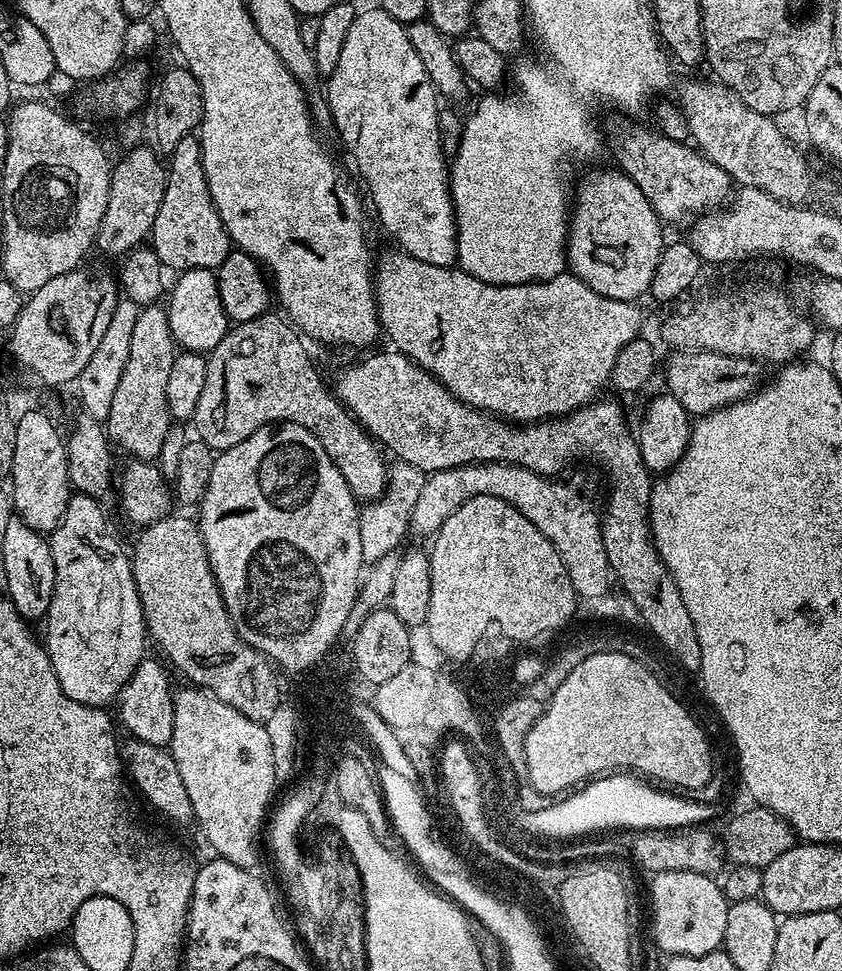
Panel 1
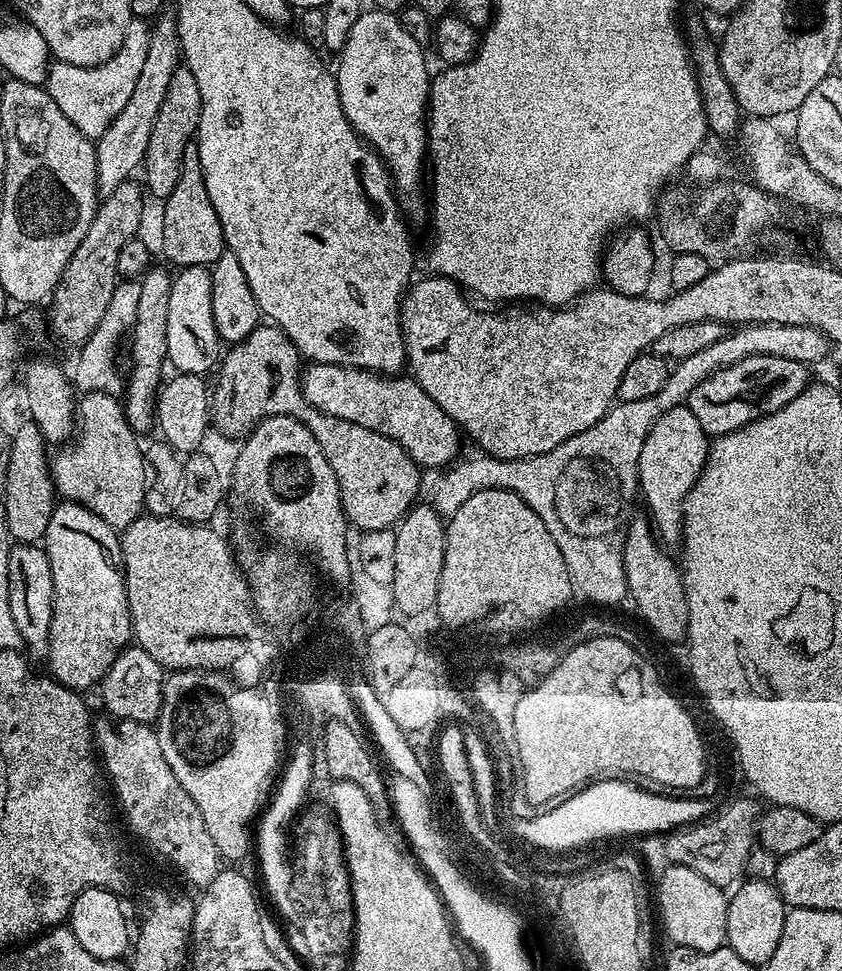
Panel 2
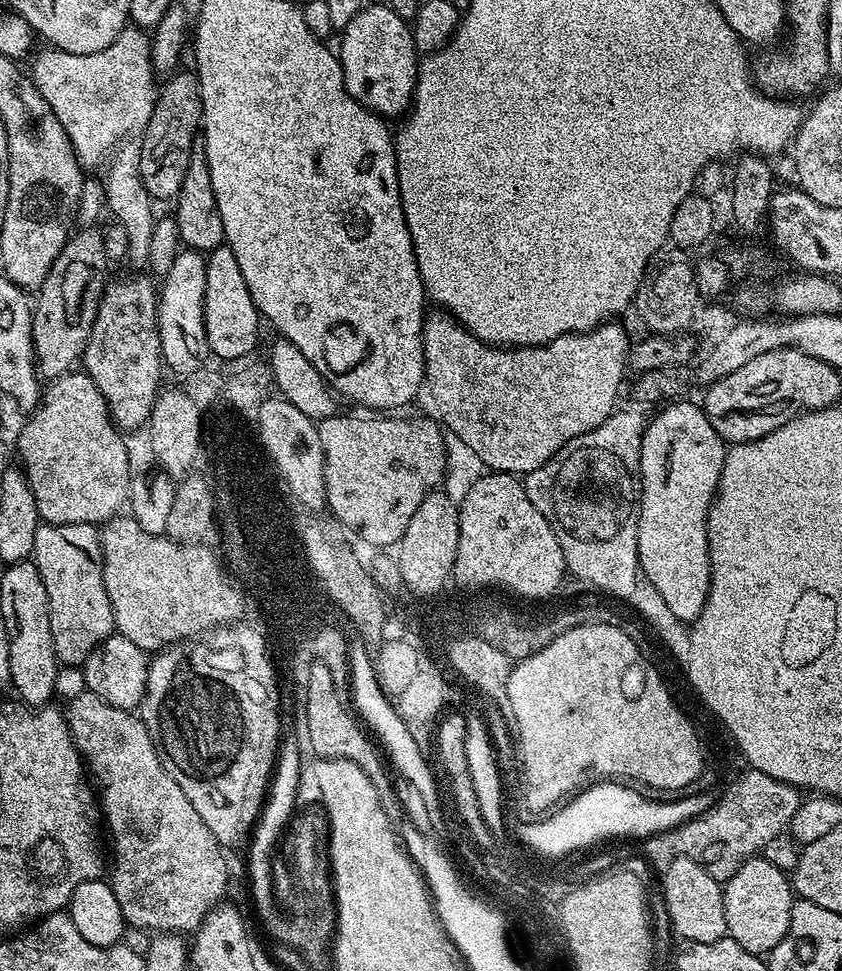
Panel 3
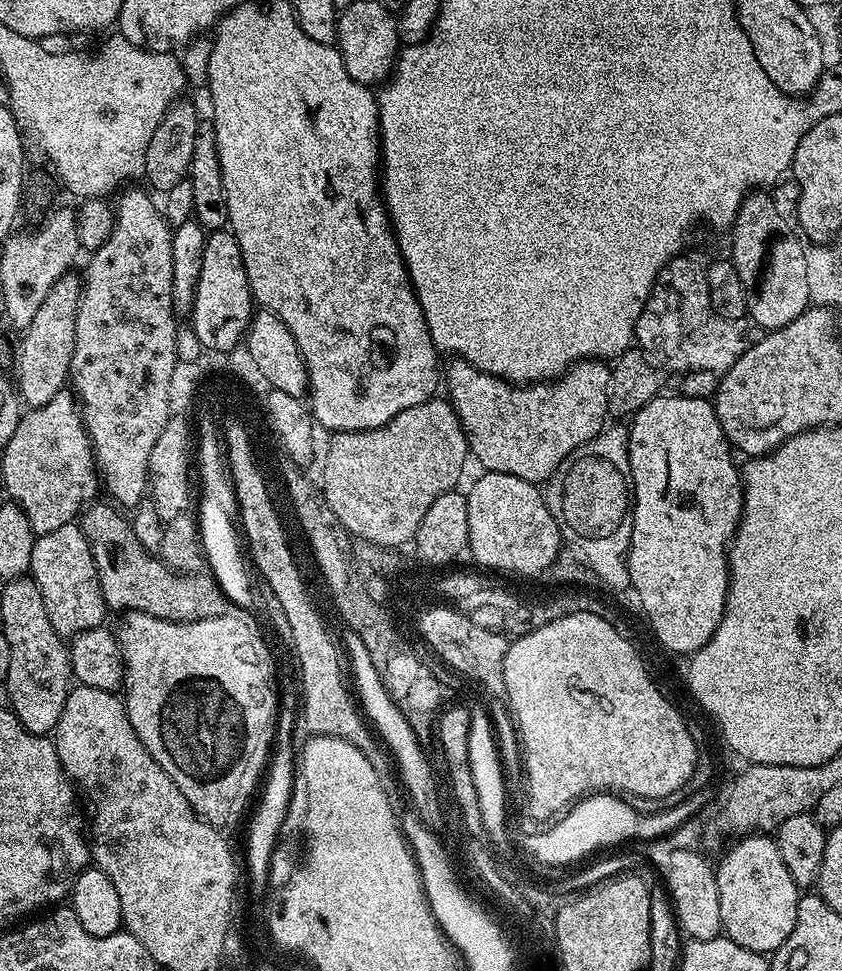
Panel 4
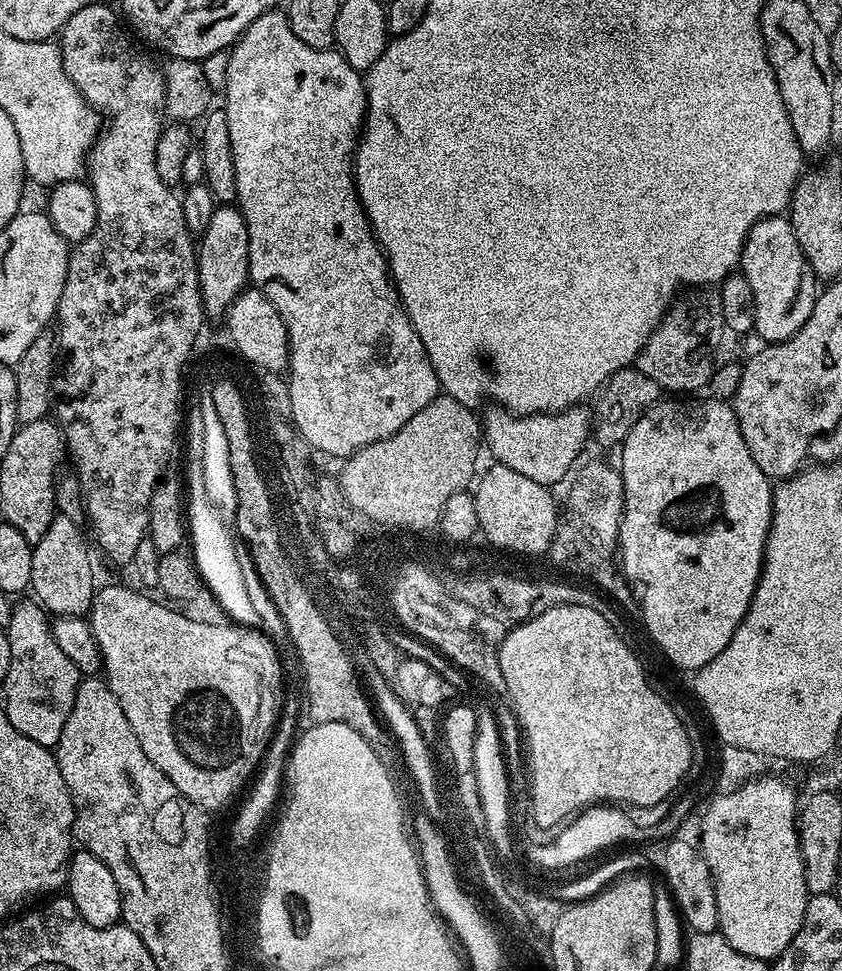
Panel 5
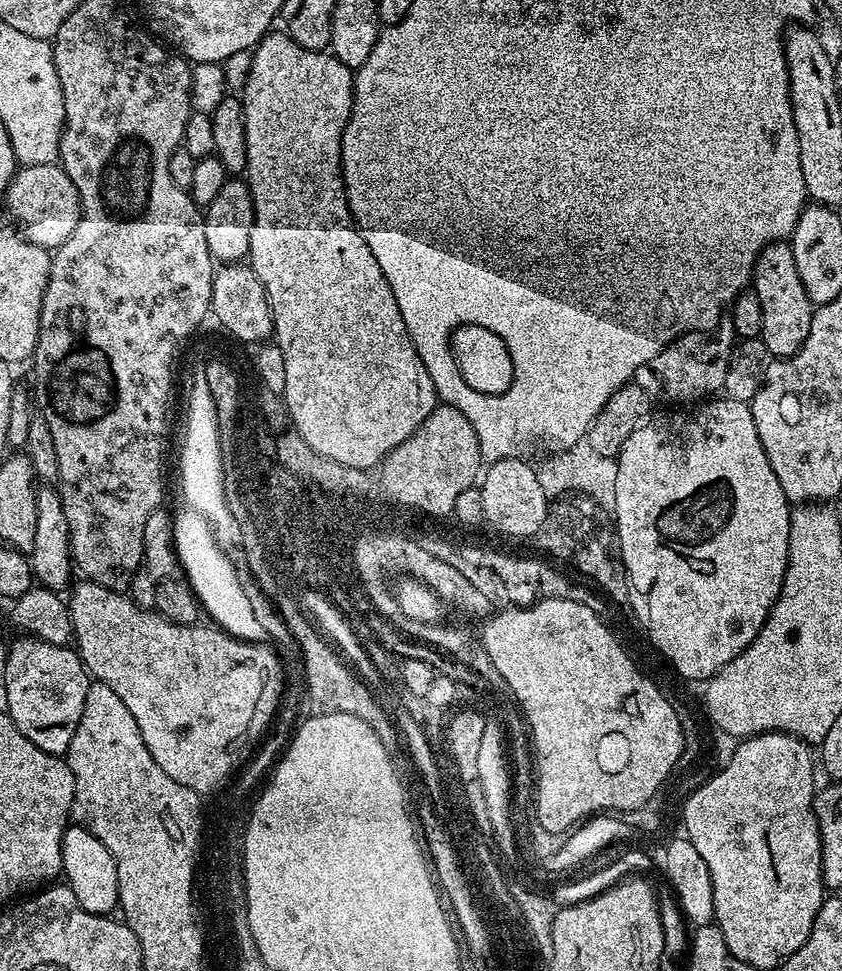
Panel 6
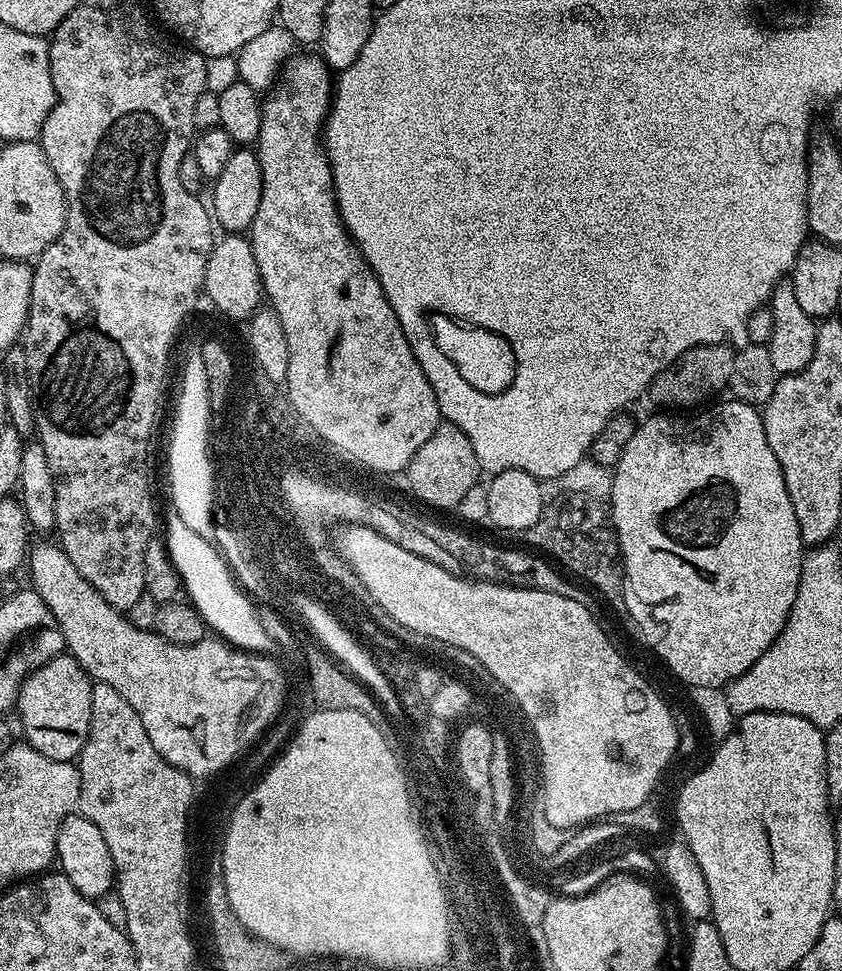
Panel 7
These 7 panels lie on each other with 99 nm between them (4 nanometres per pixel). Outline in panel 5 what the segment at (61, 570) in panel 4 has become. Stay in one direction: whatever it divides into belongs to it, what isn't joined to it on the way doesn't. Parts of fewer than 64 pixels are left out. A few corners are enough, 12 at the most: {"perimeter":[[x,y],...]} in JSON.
{"perimeter":[[59,514],[32,549],[30,592],[56,616],[92,611],[81,525]]}

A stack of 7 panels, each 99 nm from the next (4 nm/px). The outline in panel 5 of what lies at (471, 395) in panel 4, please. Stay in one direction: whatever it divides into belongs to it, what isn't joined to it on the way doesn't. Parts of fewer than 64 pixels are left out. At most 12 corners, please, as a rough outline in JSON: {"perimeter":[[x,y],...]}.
{"perimeter":[[492,406],[482,440],[497,464],[553,486],[594,423],[589,409]]}

